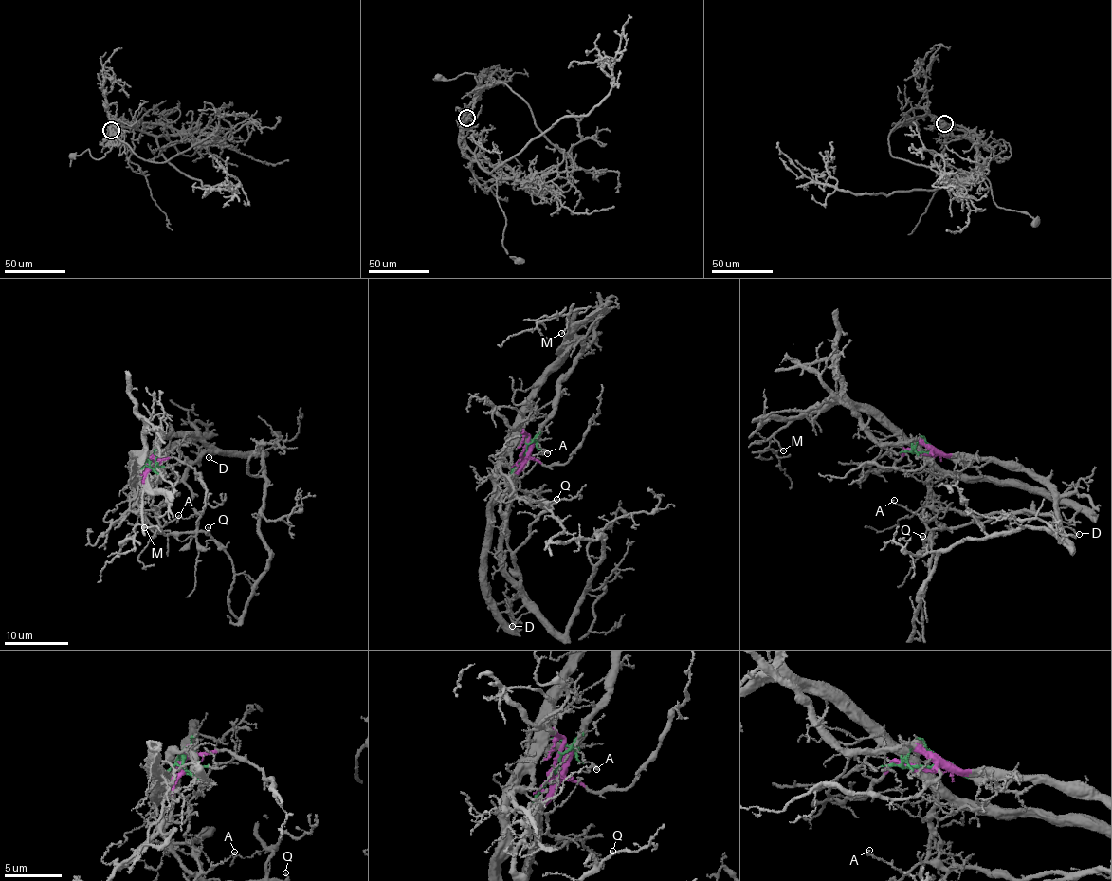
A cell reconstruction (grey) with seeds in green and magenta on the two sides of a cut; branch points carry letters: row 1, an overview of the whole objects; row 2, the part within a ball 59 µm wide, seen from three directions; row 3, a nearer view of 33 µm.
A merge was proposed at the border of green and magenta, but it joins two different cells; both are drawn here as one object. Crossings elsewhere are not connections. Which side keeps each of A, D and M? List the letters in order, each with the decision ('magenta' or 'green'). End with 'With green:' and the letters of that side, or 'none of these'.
A: magenta
D: magenta
M: green
With green: M

